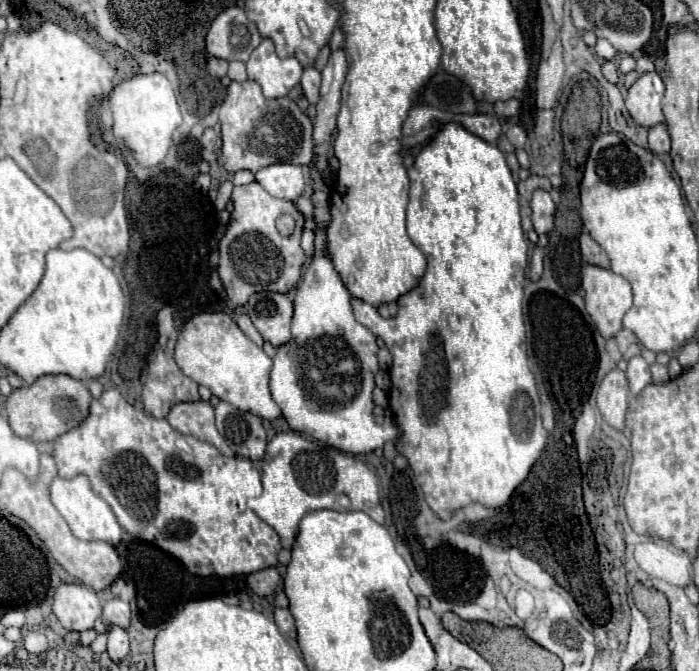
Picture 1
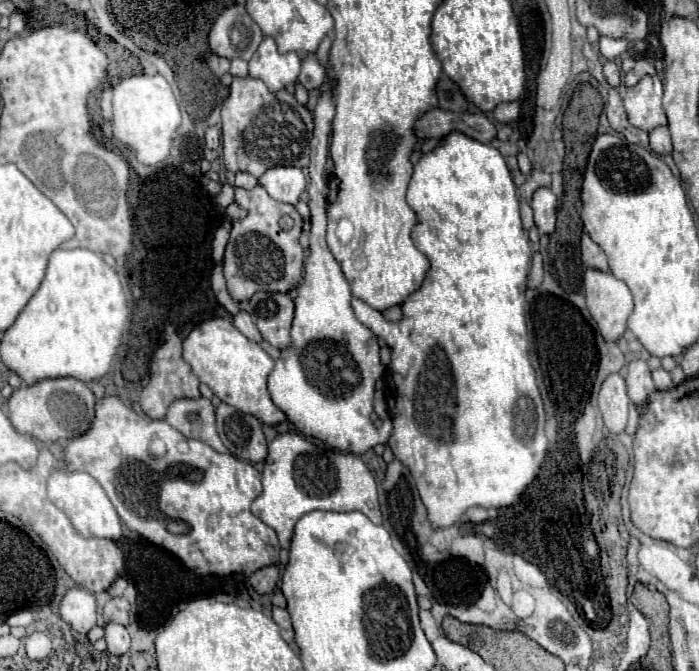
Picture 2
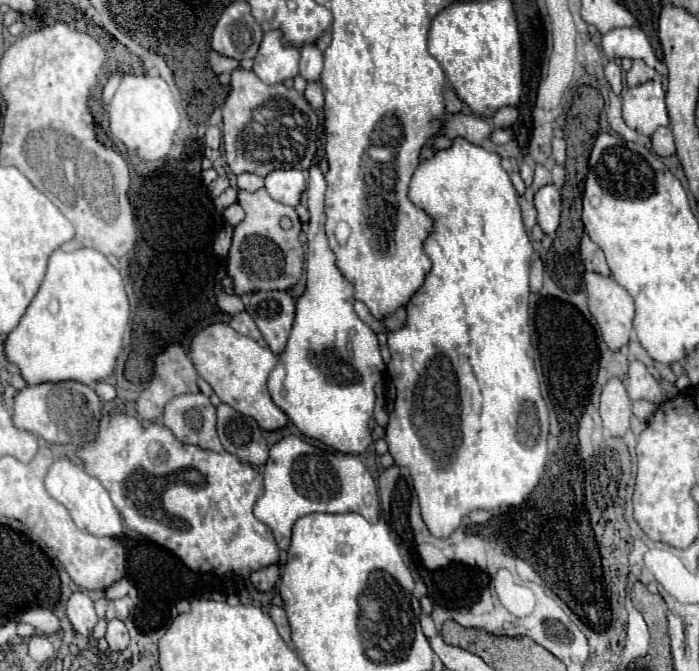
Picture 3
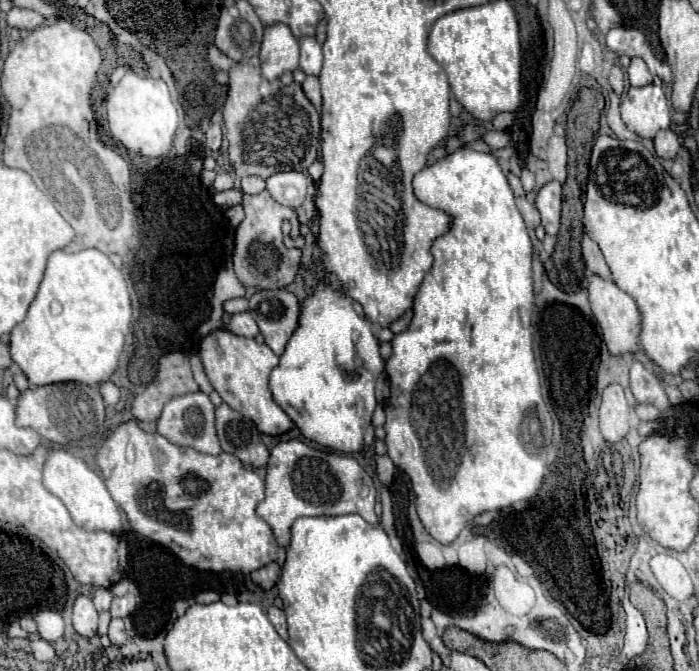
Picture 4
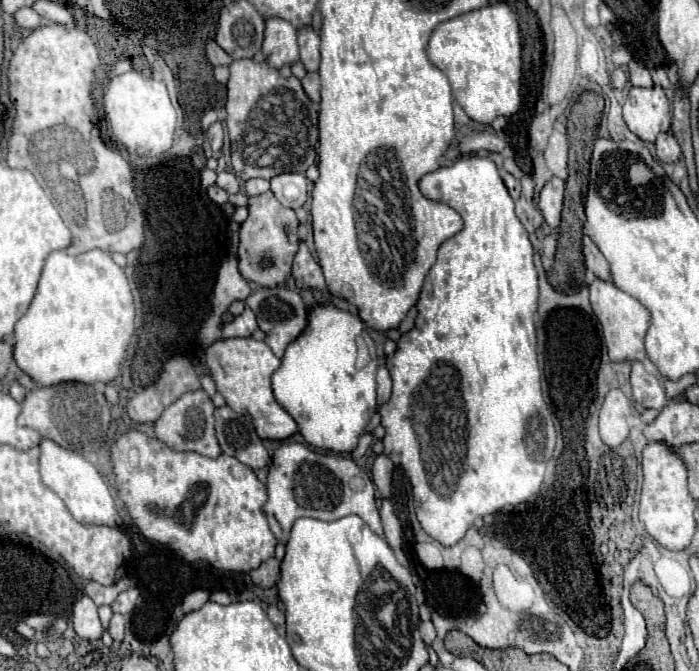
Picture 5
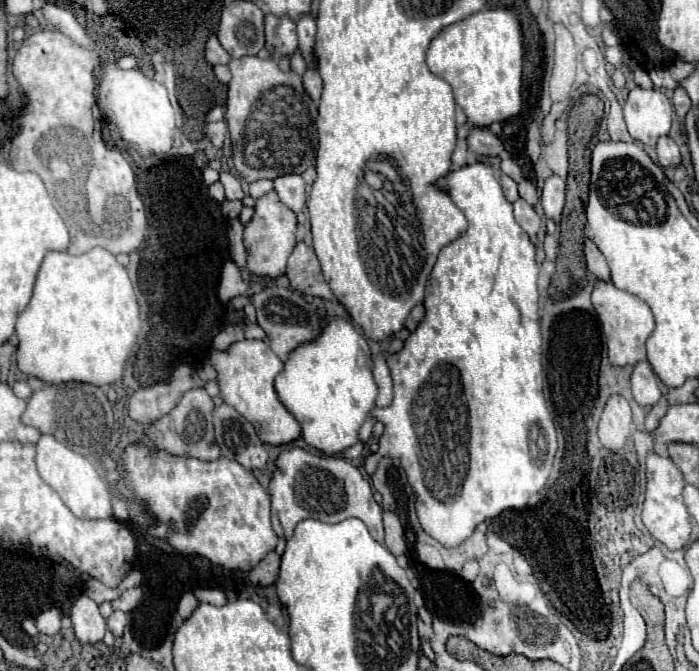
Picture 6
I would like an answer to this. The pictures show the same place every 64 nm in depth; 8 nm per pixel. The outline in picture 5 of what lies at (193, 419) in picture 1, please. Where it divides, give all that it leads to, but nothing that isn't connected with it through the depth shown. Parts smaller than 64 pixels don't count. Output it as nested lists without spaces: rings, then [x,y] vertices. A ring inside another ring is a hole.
[[[204,390],[186,392],[176,402],[172,402],[156,420],[154,434],[178,452],[198,452],[208,458],[220,456],[220,446],[214,436],[214,404]]]

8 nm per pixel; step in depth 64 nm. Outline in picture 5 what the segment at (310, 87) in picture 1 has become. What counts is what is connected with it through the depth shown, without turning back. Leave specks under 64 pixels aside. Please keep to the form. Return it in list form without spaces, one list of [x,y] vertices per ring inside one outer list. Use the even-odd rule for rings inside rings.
[[[304,26],[298,32],[298,44],[300,44],[300,62],[304,64],[306,72],[318,72],[320,66],[320,38],[318,34]]]

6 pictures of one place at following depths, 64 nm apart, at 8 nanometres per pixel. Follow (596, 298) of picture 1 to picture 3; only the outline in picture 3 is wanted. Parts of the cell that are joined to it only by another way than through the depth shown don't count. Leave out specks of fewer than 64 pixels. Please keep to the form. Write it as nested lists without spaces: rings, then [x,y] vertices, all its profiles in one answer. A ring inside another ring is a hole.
[[[586,272],[586,294],[588,308],[596,318],[604,342],[612,350],[620,350],[628,344],[632,334],[634,300],[626,288],[616,284],[612,276],[600,276],[596,272]]]

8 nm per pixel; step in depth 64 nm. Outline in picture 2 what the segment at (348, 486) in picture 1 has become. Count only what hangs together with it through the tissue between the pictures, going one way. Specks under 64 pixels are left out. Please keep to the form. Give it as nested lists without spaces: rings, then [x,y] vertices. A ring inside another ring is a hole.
[[[286,432],[272,440],[262,470],[262,486],[264,492],[252,502],[252,514],[276,530],[282,548],[290,548],[294,524],[300,516],[312,510],[358,510],[374,524],[382,524],[378,486],[366,464],[354,454],[344,454],[334,448],[320,448],[304,440],[298,432]]]

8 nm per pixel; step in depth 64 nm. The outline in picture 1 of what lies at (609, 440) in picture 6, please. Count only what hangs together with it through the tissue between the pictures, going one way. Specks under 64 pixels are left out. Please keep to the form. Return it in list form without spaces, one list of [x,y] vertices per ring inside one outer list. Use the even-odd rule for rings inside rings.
[[[620,368],[610,370],[600,384],[596,404],[602,418],[616,430],[624,428],[628,398],[630,398],[630,390],[628,390],[626,374]]]

